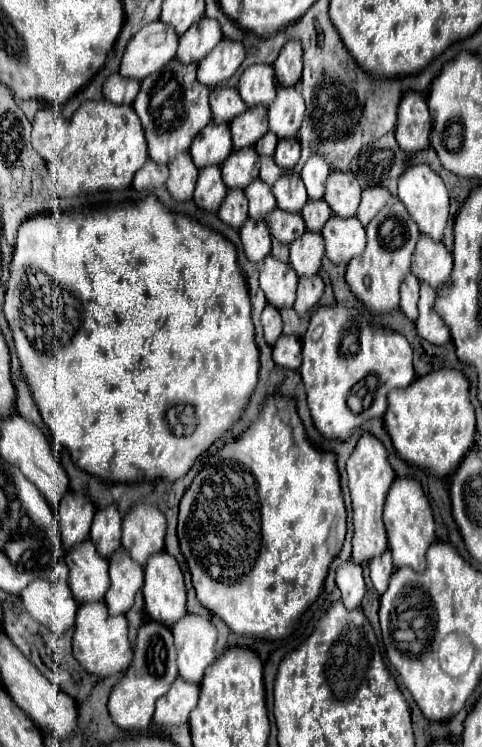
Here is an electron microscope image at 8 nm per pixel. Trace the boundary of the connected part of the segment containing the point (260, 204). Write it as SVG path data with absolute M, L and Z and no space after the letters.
M256 178L252 184L248 184L248 188L244 188L244 194L250 202L250 218L254 218L254 220L264 220L276 206L276 198L274 198L270 186L264 184L260 178Z

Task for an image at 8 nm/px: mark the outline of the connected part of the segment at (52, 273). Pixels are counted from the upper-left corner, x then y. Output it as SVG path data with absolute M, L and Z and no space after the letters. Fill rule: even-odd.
M146 196L138 202L100 206L98 210L88 210L88 214L84 210L70 210L62 214L38 214L24 220L24 224L18 228L14 244L10 280L6 284L4 316L14 334L18 360L22 364L22 378L26 380L44 422L50 426L58 442L70 450L76 466L102 480L134 482L142 478L182 478L192 468L196 458L210 448L210 436L212 442L218 440L240 418L258 382L260 362L254 342L254 324L250 318L248 284L238 268L234 244L210 226L168 210L156 196ZM38 326L42 328L42 344L34 342L38 336ZM164 402L174 406L174 424L168 424L166 420L168 406L164 406Z

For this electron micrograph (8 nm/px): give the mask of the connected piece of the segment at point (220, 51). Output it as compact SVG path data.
M222 38L216 48L198 62L198 80L206 86L216 86L228 80L244 60L242 42Z

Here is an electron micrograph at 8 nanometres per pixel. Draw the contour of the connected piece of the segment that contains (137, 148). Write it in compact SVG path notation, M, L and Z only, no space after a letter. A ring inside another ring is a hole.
M88 100L74 112L70 120L70 142L64 152L48 162L54 178L56 196L78 196L94 190L122 190L134 180L134 174L148 160L144 130L136 112L128 104L112 104L108 100Z

